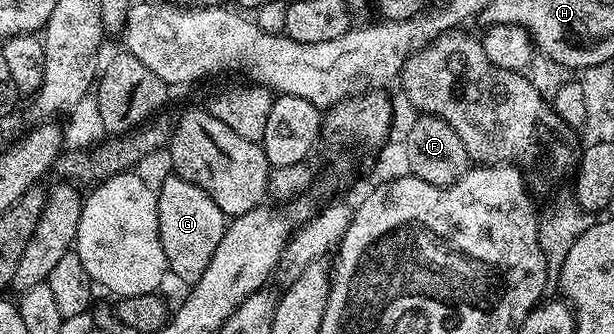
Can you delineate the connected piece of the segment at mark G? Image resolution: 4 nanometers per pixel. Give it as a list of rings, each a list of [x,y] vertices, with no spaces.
[[[170,176],[157,185],[161,251],[165,251],[170,276],[190,287],[205,275],[205,267],[209,267],[213,251],[217,251],[217,243],[221,243],[221,235],[225,235],[229,218],[213,199],[209,199],[209,195],[205,195],[205,191],[201,191],[201,187],[189,183],[184,177]]]

